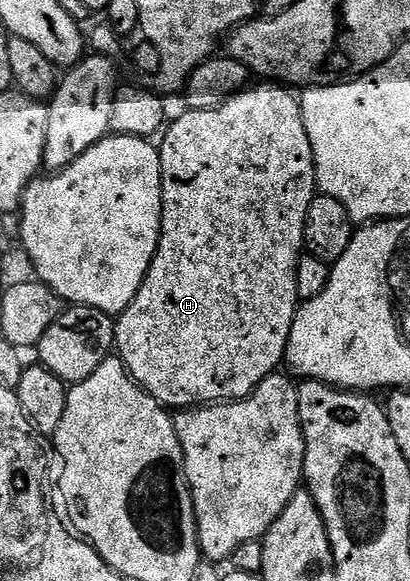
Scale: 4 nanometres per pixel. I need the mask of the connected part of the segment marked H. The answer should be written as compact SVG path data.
M260 82L255 86L249 86L242 92L231 96L229 100L224 101L218 108L210 110L184 110L184 113L177 118L176 121L167 125L166 131L163 133L164 141L159 141L160 149L160 165L162 166L162 218L160 219L160 245L152 259L150 270L146 274L146 278L142 282L142 286L138 290L138 294L134 298L134 302L130 302L130 306L126 306L124 312L119 313L116 320L116 342L115 351L118 353L120 361L128 367L128 372L134 377L136 383L140 384L149 392L159 404L164 405L169 410L183 410L185 408L195 408L205 404L219 404L230 400L244 400L253 390L258 387L267 376L273 375L277 371L279 364L285 363L284 351L288 345L290 338L290 330L292 324L296 320L296 309L300 295L296 289L296 271L298 270L298 262L304 252L304 227L306 226L306 214L310 210L310 202L318 195L316 186L316 167L314 166L314 150L310 146L310 138L306 134L306 126L302 122L302 110L300 109L300 97L291 87L281 86L276 82Z

